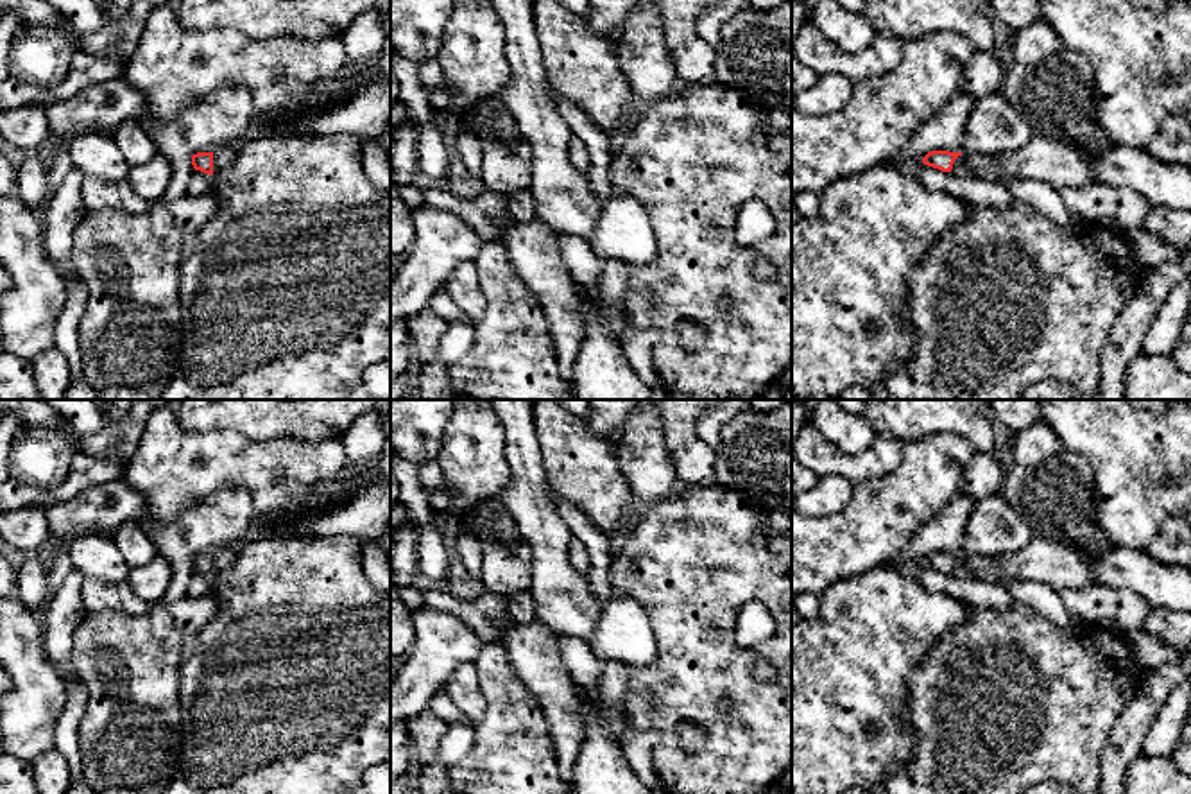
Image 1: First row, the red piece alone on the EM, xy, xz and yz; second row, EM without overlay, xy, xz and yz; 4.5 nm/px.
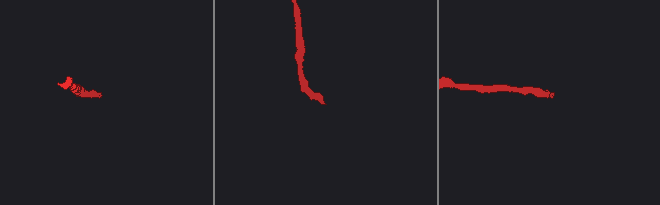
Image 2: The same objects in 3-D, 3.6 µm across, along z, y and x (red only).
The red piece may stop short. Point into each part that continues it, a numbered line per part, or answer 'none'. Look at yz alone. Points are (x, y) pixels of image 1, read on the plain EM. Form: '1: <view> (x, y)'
1: yz (959, 570)

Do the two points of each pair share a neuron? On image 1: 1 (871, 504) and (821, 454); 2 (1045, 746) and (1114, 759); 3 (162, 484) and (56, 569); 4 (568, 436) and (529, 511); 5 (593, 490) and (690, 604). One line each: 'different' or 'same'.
1: different
2: different
3: different
4: different
5: different

